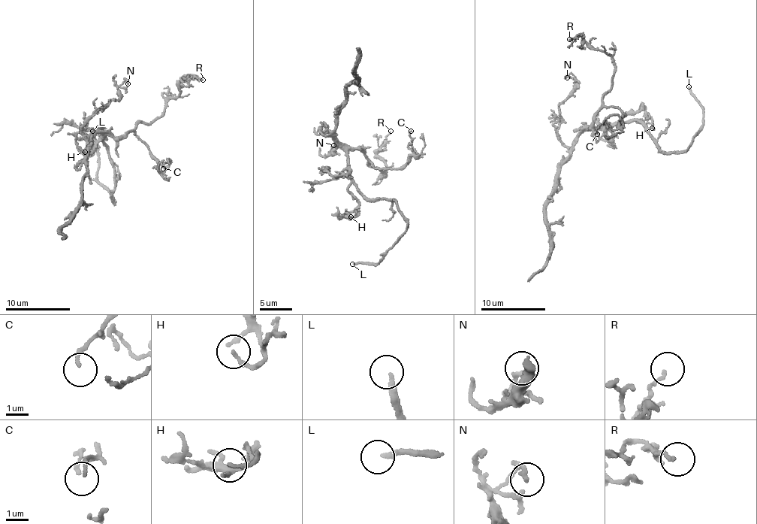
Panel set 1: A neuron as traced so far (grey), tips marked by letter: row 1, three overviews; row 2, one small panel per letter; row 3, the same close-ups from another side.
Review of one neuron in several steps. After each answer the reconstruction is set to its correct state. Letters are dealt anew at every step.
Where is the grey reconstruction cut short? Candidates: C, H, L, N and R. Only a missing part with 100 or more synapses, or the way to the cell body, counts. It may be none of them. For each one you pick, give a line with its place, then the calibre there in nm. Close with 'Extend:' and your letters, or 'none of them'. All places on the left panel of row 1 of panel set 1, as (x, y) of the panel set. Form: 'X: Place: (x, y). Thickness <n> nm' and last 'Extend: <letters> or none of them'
L: Place: (92, 131). Thickness 180 nm
Extend: L

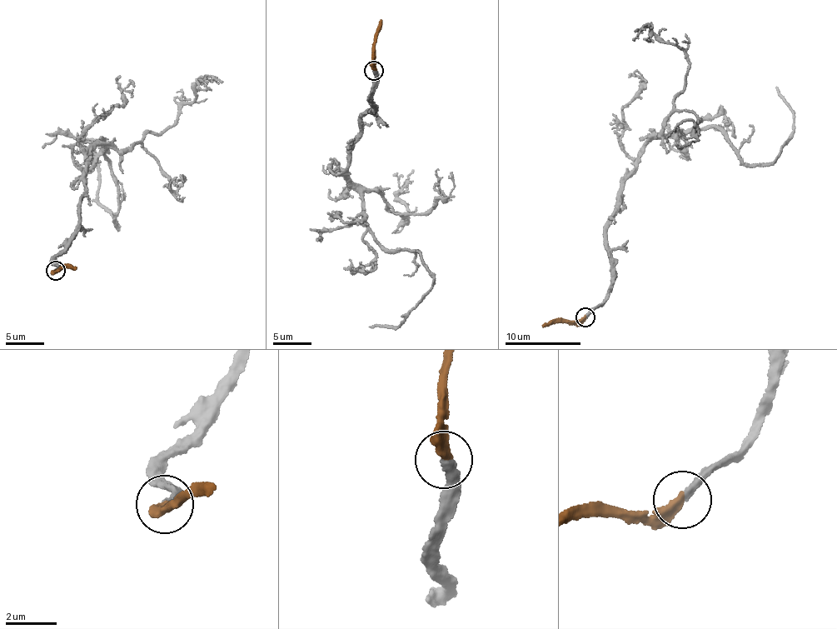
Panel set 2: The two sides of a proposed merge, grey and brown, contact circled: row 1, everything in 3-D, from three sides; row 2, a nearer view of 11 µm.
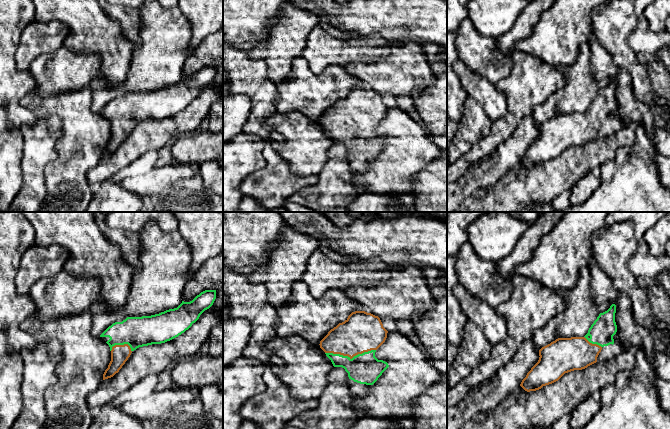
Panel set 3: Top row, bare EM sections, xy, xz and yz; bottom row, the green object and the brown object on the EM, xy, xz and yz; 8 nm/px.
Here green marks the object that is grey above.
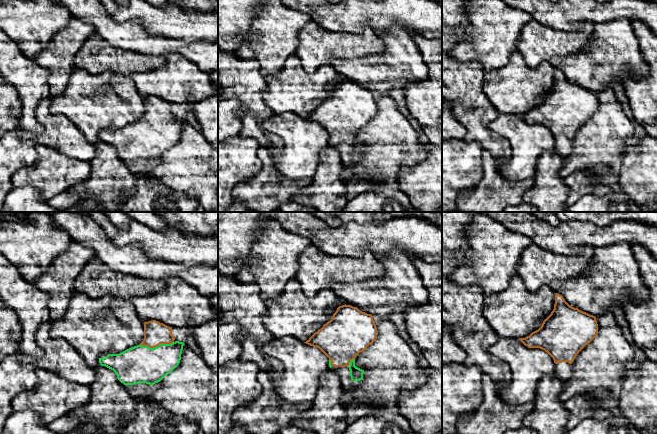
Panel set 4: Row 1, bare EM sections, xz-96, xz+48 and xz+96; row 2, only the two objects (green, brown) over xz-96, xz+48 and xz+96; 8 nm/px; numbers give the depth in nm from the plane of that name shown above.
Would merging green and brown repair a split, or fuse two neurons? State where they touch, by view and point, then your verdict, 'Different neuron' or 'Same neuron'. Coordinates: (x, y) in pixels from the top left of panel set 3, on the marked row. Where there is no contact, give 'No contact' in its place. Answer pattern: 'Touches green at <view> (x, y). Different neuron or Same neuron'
Touches green at xz (349, 358). Same neuron

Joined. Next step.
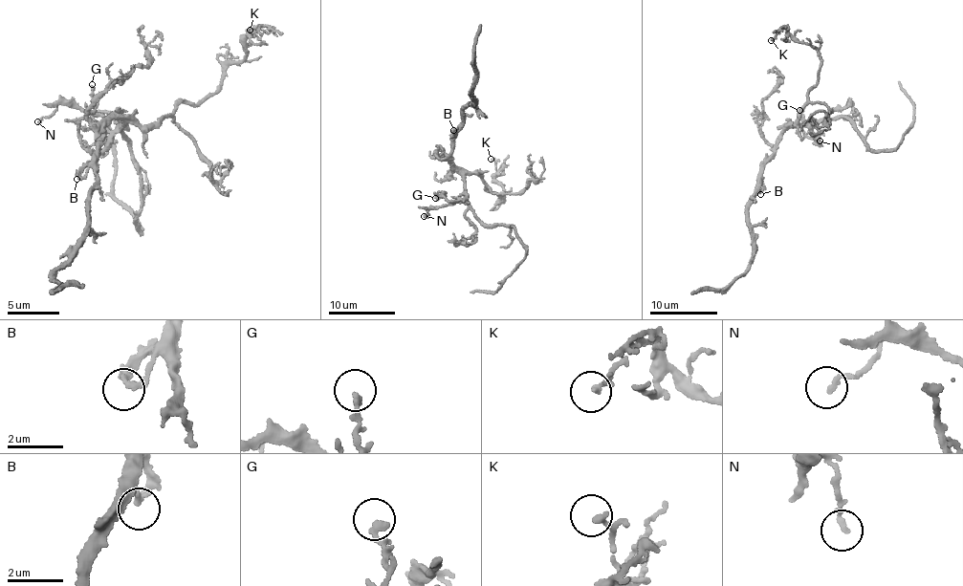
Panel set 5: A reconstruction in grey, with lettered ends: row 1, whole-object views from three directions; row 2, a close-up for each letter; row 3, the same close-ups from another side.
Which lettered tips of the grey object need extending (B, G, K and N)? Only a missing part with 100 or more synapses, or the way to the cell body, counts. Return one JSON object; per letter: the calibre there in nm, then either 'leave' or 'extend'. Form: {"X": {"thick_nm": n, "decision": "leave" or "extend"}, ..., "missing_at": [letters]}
{"B": {"thick_nm": 190, "decision": "leave"}, "G": {"thick_nm": 240, "decision": "leave"}, "K": {"thick_nm": 150, "decision": "leave"}, "N": {"thick_nm": 170, "decision": "leave"}, "missing_at": []}

